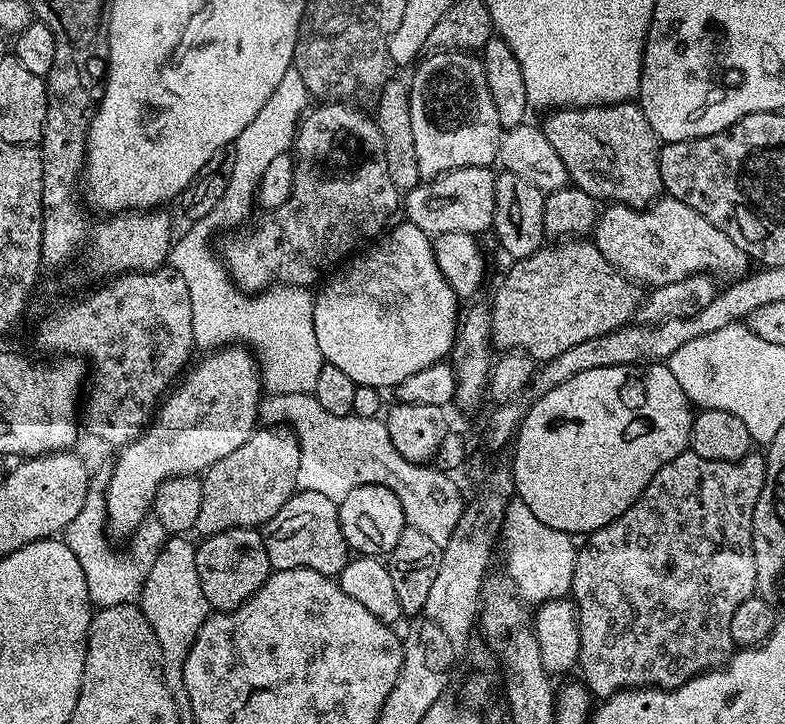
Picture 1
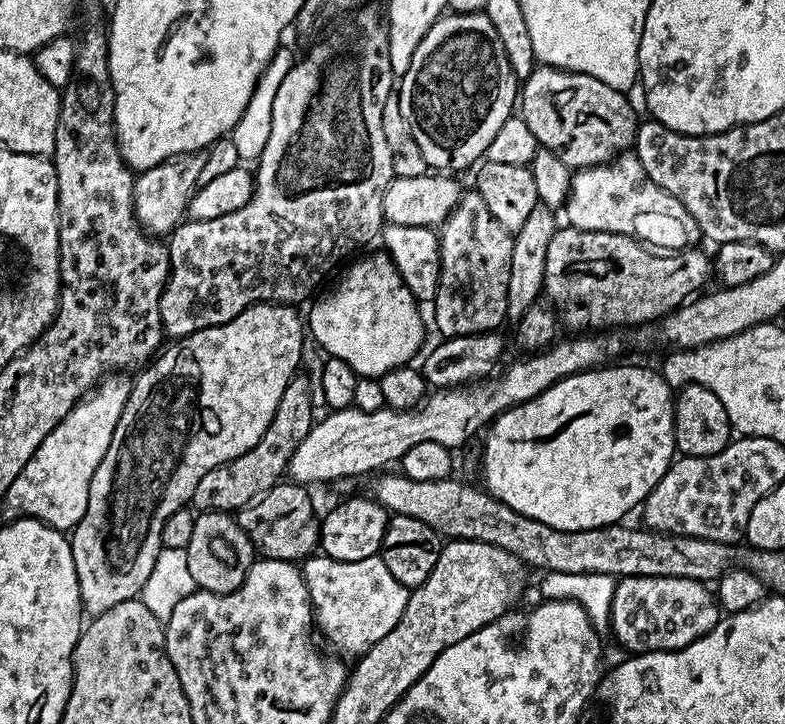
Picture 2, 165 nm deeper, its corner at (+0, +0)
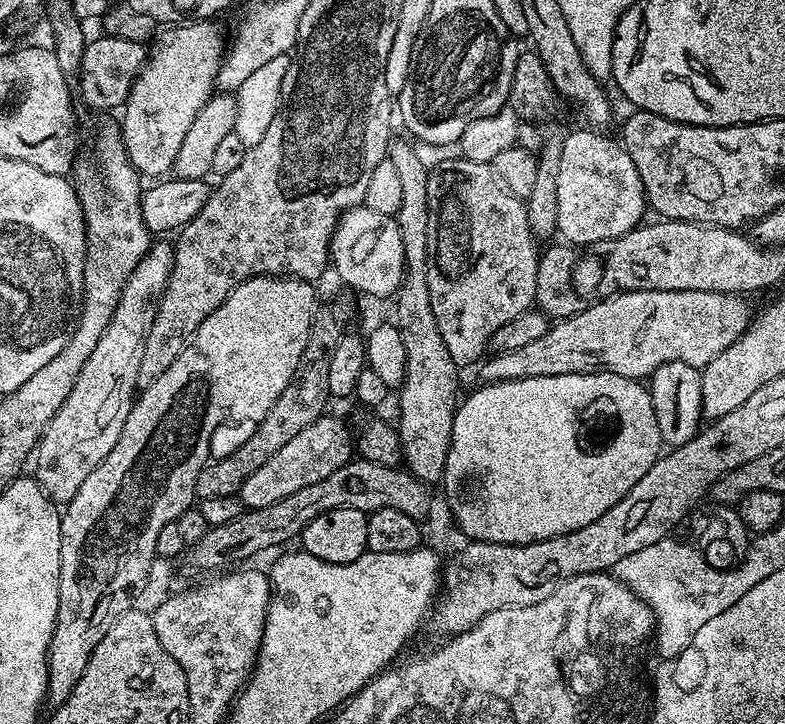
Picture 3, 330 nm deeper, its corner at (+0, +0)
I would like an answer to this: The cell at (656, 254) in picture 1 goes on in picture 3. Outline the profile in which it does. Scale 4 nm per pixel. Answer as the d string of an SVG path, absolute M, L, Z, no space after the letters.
M596 130L567 133L562 142L562 158L558 162L558 222L556 230L561 241L572 246L597 244L603 246L610 240L617 240L635 228L641 227L645 219L646 201L642 178L624 149L623 143L611 140Z

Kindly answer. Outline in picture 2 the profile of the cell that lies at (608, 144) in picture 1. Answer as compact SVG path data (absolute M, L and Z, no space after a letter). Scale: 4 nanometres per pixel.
M537 66L532 69L530 75L522 82L522 87L518 92L518 115L524 119L526 126L530 126L530 130L534 133L537 145L545 152L553 152L558 158L562 158L562 162L566 162L566 166L573 170L582 168L593 168L599 164L608 164L615 160L622 152L627 152L636 143L636 130L638 127L638 119L636 120L636 112L632 109L632 104L627 100L625 93L621 89L614 86L606 86L606 82L598 82L598 78L590 78L590 74L582 74L581 72L564 72L558 66Z

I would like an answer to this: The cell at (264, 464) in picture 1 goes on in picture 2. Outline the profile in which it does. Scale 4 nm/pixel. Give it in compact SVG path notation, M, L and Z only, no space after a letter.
M304 374L293 376L292 381L286 386L282 394L282 402L278 402L278 410L274 410L274 418L270 426L266 426L266 434L246 454L210 470L194 486L194 494L190 501L191 507L197 513L202 512L227 512L239 513L241 508L248 507L255 500L265 496L276 484L285 479L290 458L294 458L294 450L310 434L314 423L314 405L312 402L313 385L308 384L309 377Z

